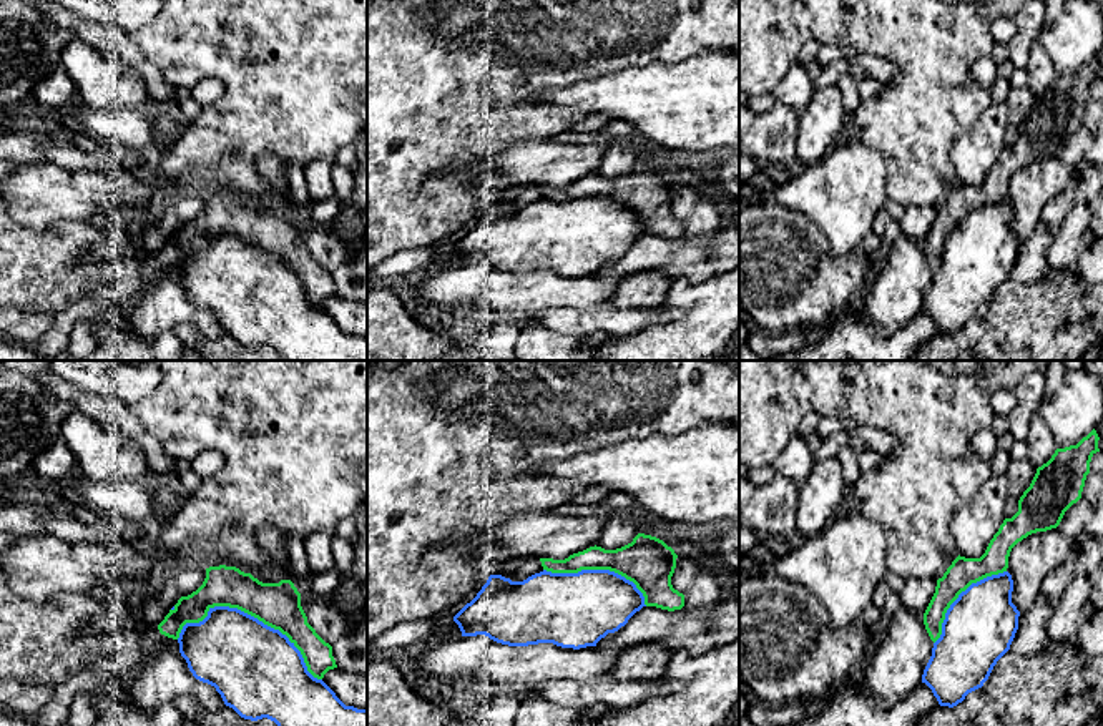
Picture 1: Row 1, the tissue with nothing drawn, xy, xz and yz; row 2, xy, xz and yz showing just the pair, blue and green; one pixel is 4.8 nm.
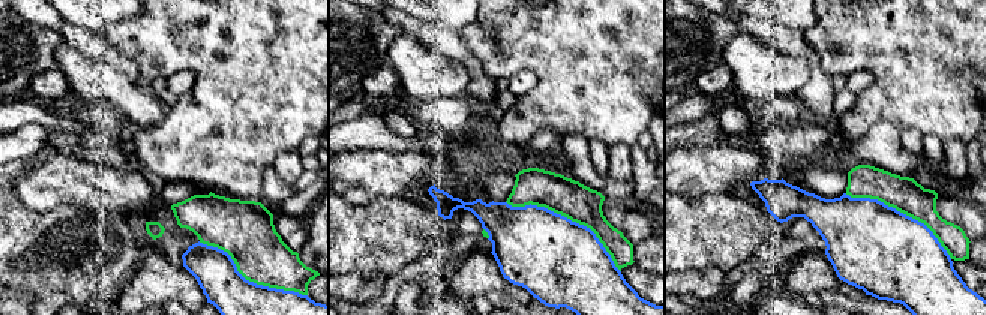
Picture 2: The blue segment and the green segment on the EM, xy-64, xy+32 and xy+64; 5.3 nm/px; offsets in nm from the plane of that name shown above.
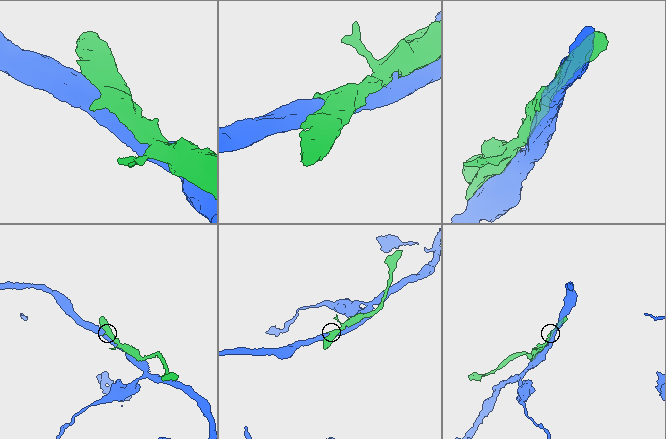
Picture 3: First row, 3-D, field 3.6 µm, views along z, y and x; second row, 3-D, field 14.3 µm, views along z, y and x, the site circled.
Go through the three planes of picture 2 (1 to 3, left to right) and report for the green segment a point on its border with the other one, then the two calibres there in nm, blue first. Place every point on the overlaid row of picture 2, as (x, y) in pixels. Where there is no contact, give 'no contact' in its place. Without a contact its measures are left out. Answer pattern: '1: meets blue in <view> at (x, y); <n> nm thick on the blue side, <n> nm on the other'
1: meets blue in xy-64 at (248, 281); 220 nm thick on the blue side, 300 nm on the other
2: meets blue in xy+32 at (569, 219); 460 nm thick on the blue side, 200 nm on the other
3: meets blue in xy+64 at (902, 213); 460 nm thick on the blue side, 190 nm on the other

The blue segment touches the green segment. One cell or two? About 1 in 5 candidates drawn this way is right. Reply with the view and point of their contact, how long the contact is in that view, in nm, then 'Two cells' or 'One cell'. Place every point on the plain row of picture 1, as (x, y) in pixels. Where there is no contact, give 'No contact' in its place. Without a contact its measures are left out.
Touches blue at xy (250, 243). Shared border 750 nm. Two cells

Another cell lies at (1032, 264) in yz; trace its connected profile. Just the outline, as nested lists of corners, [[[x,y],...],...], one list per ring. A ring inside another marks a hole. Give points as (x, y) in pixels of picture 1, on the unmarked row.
[[[1038,223],[1033,233],[1020,241],[1018,258],[1010,272],[1010,279],[1032,284],[1045,277],[1052,271],[1047,259],[1052,241],[1053,233],[1043,223]]]

